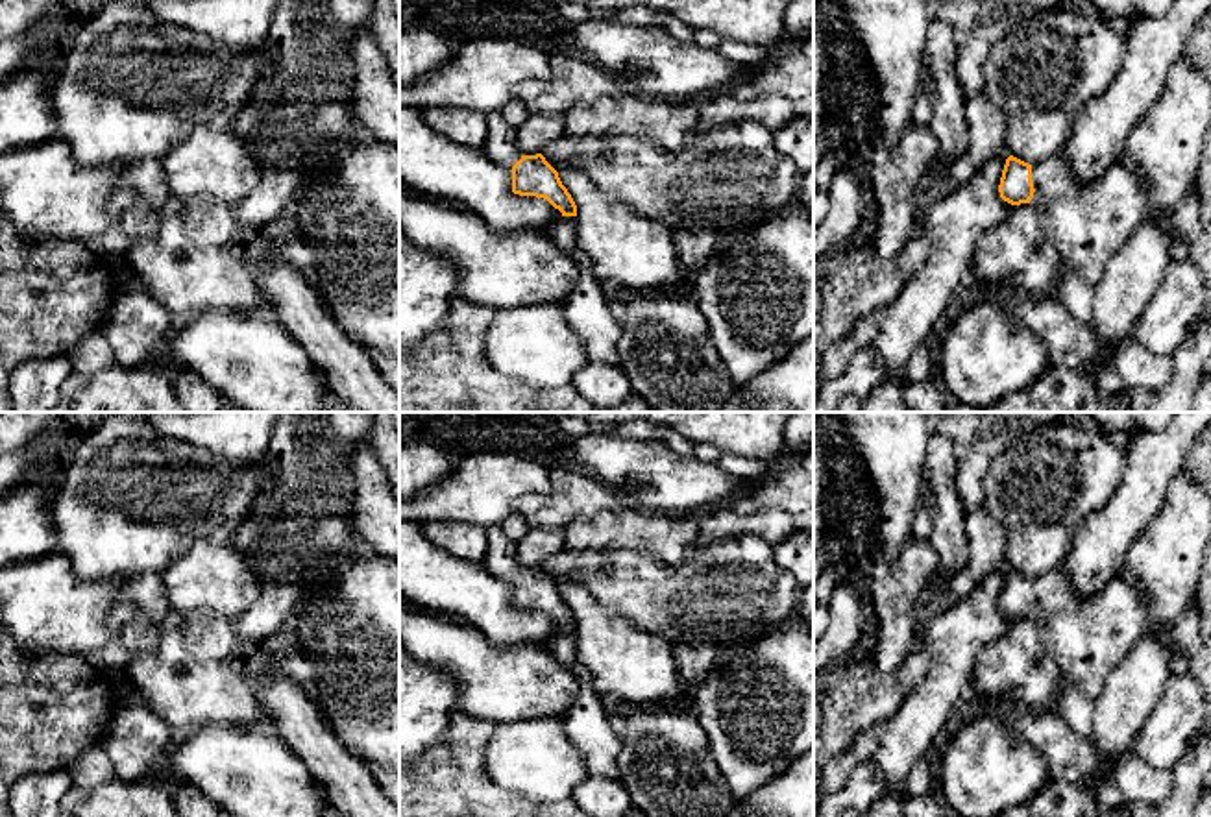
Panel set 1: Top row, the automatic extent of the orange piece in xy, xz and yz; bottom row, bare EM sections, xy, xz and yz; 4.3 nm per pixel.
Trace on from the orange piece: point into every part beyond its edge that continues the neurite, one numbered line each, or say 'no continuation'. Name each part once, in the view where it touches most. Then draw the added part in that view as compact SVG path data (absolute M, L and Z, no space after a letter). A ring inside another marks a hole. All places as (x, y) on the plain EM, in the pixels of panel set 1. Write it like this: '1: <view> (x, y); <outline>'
1: xz (501, 560); M501 525L486 527L486 538L488 553L483 562L486 571L507 584L512 584L523 569L518 560L518 543L503 532Z
2: yz (1089, 636); M1067 571L1032 579L1034 612L1048 652L1078 691L1096 701L1109 673L1148 630L1148 606L1135 577L1120 571L1091 595L1078 595Z

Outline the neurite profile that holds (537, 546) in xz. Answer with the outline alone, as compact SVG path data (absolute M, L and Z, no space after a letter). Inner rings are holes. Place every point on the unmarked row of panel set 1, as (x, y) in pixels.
M529 527L518 542L518 560L523 569L544 567L544 564L566 549L564 529Z

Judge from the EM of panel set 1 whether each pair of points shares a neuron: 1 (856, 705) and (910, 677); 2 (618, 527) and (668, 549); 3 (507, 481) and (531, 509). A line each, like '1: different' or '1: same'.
1: same
2: same
3: different

